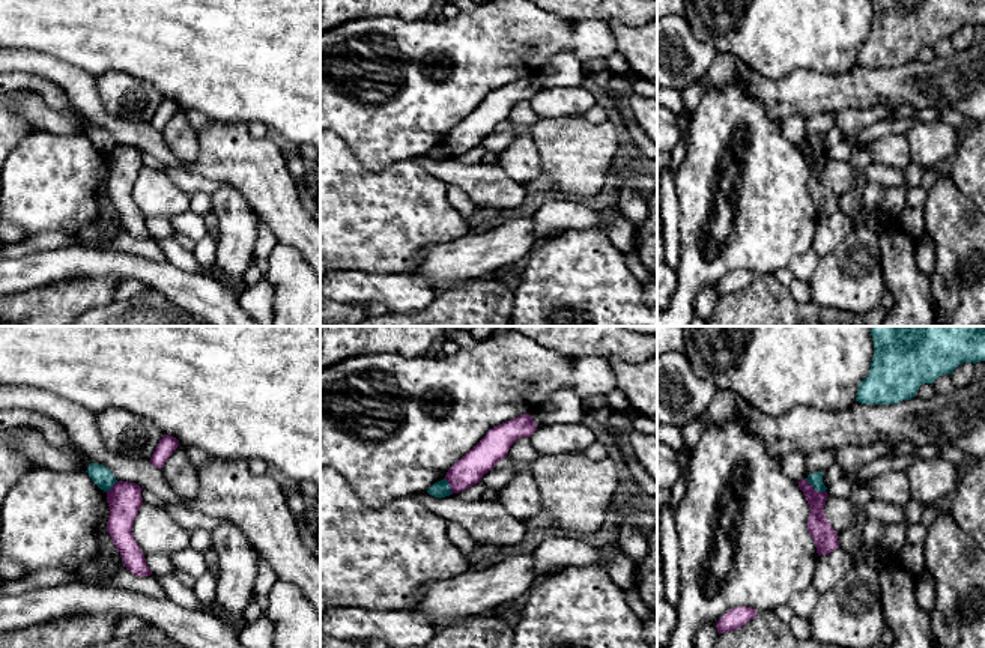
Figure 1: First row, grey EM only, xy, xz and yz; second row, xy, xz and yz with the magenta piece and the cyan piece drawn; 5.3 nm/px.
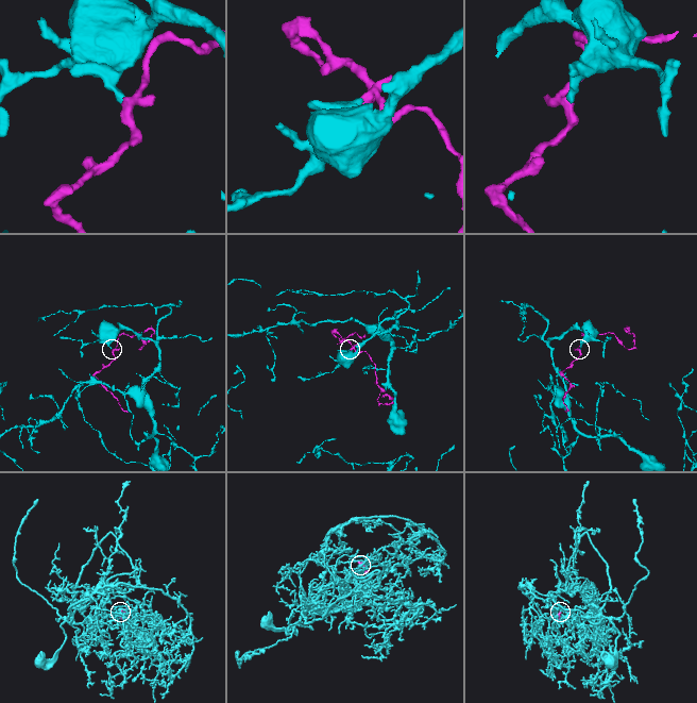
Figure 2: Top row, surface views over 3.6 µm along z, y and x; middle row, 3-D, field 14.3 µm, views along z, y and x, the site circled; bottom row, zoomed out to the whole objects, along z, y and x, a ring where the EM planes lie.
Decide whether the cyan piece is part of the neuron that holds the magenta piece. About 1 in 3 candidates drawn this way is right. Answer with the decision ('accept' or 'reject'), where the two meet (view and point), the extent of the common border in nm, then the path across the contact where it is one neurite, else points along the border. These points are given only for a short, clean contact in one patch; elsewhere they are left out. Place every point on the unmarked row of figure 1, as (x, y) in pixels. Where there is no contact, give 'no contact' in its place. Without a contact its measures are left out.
reject | yz (814, 152) | 130 nm | along yz (805, 142), (817, 154), (824, 155)

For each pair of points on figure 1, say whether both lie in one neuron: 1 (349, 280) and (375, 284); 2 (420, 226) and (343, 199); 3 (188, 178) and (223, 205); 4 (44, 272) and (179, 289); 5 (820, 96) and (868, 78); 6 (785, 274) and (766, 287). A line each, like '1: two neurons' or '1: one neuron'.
1: one neuron
2: one neuron
3: two neurons
4: one neuron
5: one neuron
6: two neurons

